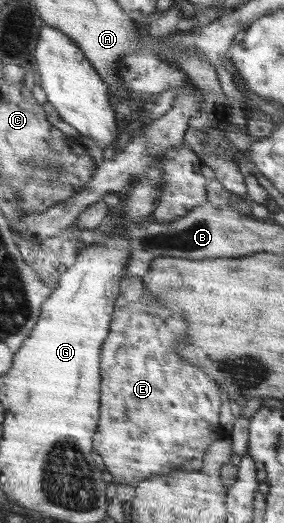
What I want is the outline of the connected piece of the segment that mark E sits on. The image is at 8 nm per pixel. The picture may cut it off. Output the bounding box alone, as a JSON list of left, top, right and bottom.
[93,276,229,485]

